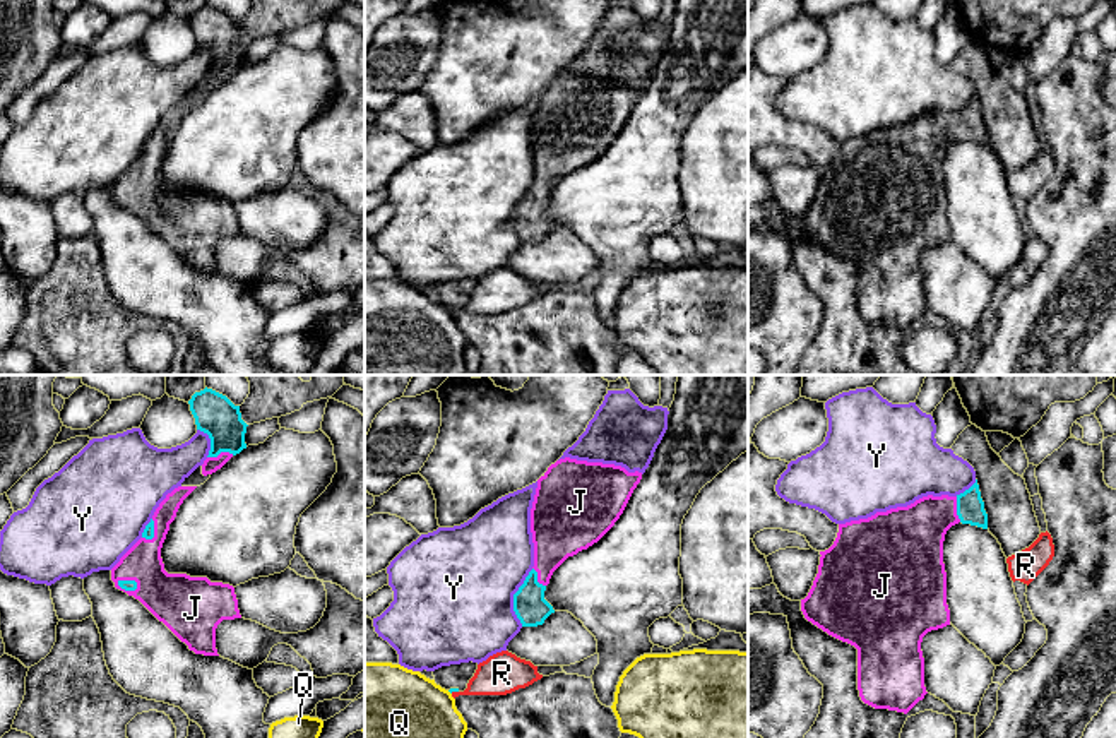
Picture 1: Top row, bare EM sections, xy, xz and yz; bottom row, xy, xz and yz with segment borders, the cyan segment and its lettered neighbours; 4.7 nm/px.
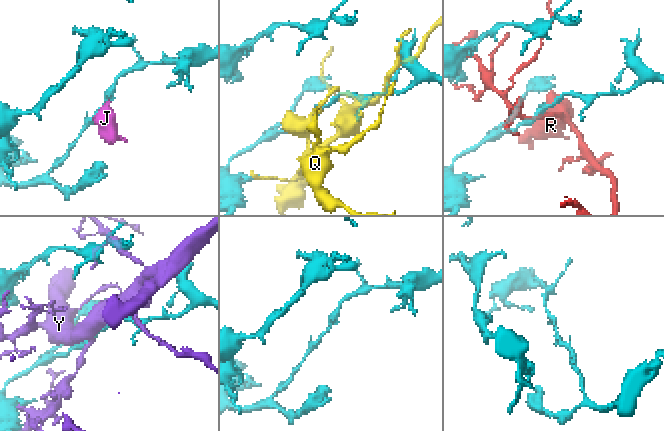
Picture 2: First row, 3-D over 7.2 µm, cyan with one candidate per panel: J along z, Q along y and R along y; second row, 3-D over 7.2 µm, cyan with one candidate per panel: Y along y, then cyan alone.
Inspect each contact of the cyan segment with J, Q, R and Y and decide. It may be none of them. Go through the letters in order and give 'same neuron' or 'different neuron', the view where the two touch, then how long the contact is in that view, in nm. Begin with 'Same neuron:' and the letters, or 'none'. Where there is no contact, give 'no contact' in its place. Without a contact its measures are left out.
Same neuron: J
J: same neuron | xy | 130 nm
Q: different neuron | no contact
R: different neuron | xz | 40 nm
Y: different neuron | xz | 280 nm

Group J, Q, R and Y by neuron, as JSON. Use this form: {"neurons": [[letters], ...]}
{"neurons": [["J"], ["Q"], ["R"], ["Y"]]}

